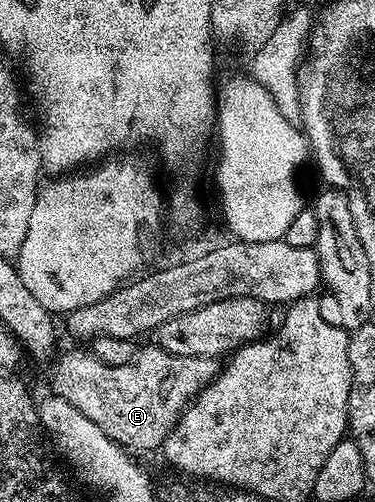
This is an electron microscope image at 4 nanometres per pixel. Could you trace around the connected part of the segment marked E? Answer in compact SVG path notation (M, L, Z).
M150 343L120 367L105 365L89 352L66 353L55 363L50 385L53 396L68 399L76 411L84 411L108 439L123 449L157 450L173 431L182 410L218 376L219 370L219 362L213 357L172 355Z

